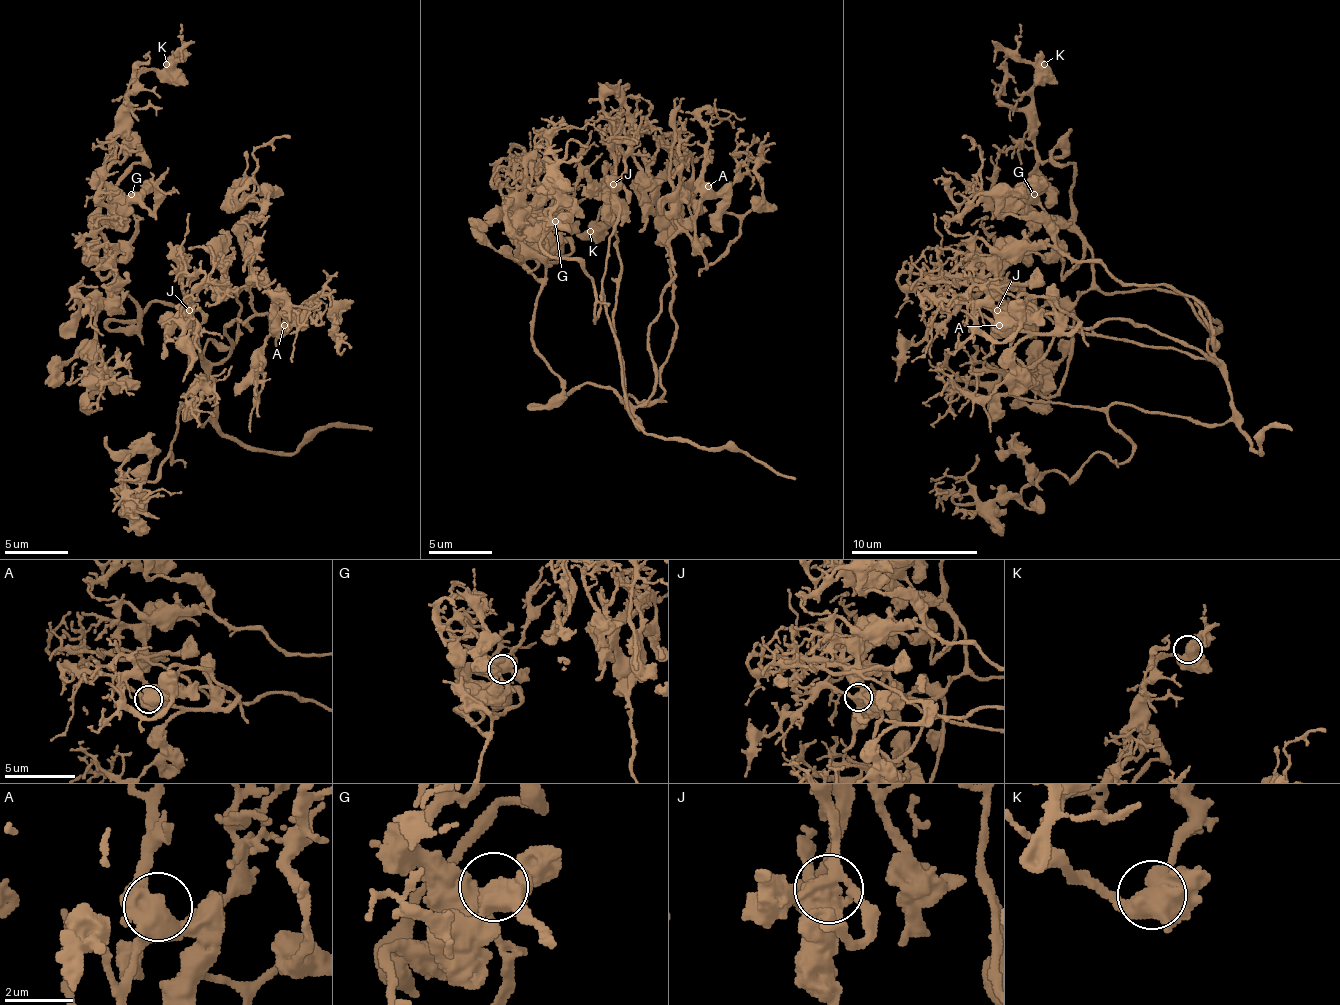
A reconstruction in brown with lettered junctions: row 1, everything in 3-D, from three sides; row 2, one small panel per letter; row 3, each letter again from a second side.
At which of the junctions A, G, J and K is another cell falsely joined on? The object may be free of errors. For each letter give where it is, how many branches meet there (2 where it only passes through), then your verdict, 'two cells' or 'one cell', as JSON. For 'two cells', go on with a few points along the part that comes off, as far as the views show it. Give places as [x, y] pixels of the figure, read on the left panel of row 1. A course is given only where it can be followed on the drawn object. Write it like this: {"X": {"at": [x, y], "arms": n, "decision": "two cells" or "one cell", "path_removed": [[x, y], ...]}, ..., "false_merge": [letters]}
{"A": {"at": [284, 325], "arms": 4, "decision": "one cell"}, "G": {"at": [131, 194], "arms": 5, "decision": "one cell"}, "J": {"at": [189, 310], "arms": 5, "decision": "one cell"}, "K": {"at": [166, 64], "arms": 4, "decision": "one cell"}, "false_merge": []}

